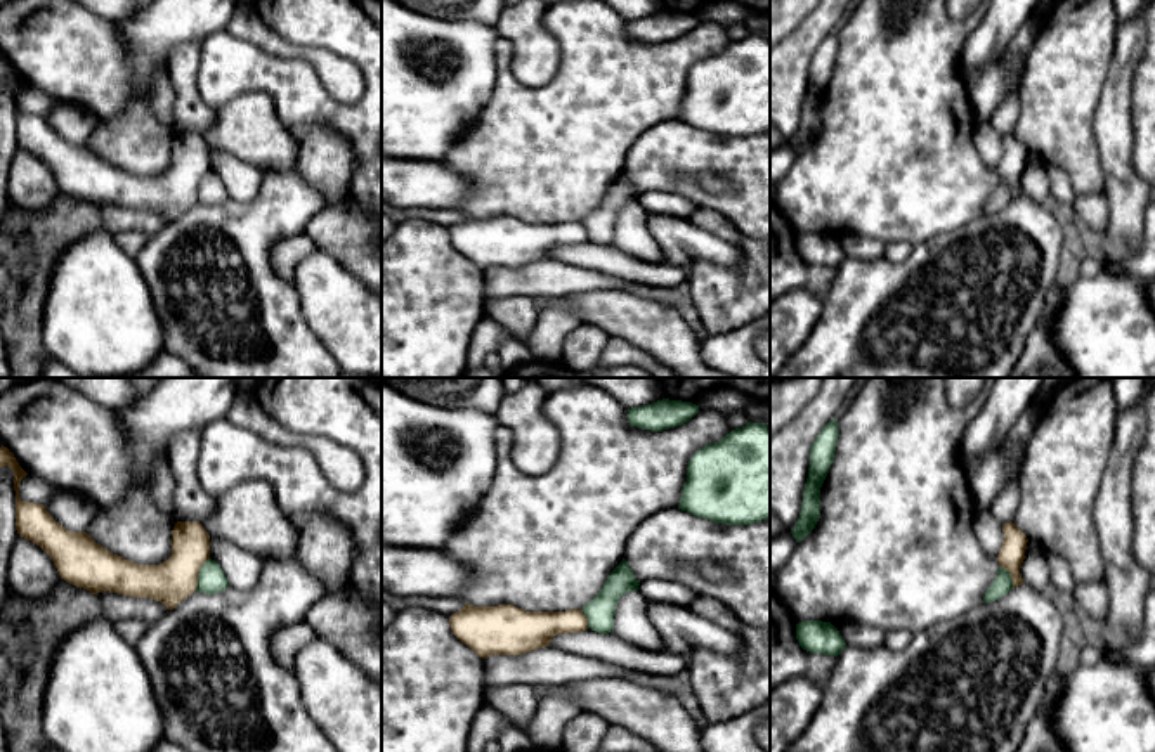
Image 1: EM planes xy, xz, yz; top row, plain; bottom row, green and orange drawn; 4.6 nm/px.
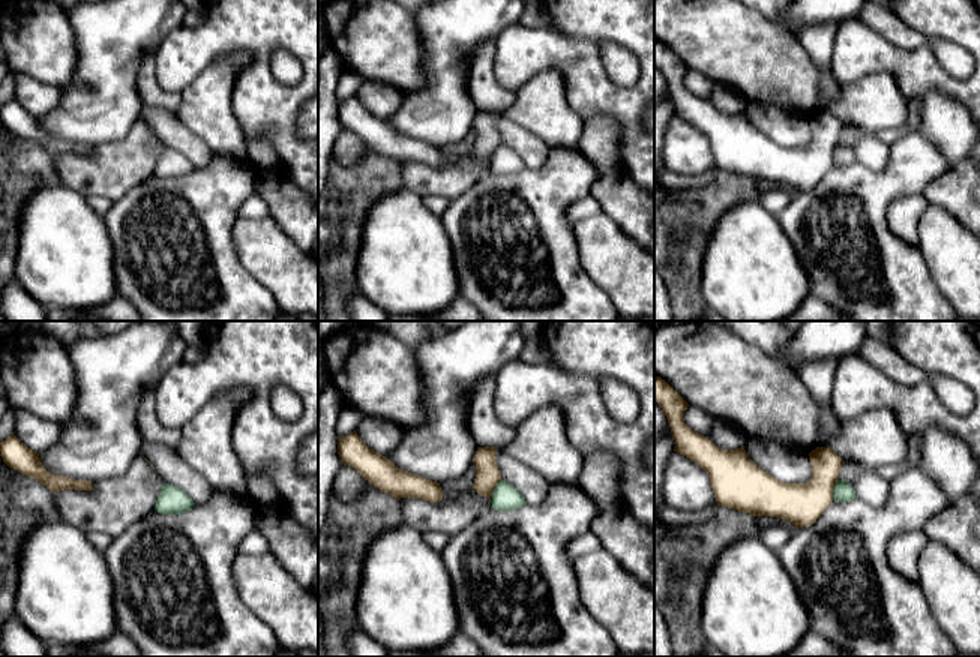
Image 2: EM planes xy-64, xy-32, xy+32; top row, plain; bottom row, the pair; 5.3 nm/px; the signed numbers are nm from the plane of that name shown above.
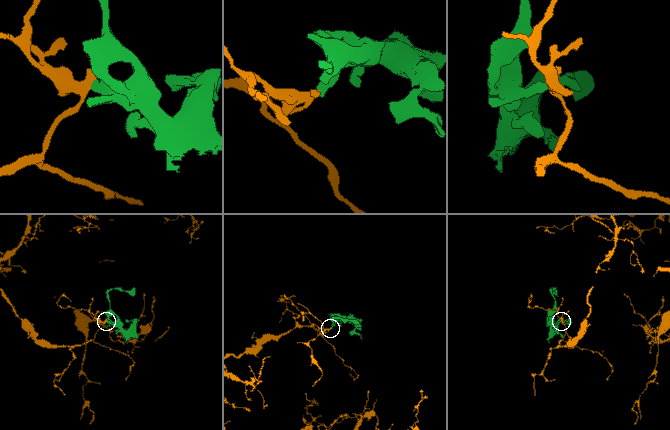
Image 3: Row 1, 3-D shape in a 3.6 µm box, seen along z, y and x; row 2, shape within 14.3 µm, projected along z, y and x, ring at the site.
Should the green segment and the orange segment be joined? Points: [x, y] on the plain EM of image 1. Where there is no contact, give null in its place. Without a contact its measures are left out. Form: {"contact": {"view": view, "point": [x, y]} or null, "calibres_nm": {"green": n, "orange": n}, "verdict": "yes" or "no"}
{"contact": {"view": "xy", "point": [198, 186]}, "calibres_nm": {"green": 130, "orange": 200}, "verdict": "no"}

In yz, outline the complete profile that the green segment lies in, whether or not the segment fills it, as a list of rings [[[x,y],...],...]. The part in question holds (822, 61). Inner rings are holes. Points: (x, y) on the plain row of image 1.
[[[832,31],[822,40],[815,54],[812,55],[801,125],[794,140],[791,142],[796,154],[801,154],[815,140],[820,130],[820,99],[834,73],[838,49],[838,31]]]

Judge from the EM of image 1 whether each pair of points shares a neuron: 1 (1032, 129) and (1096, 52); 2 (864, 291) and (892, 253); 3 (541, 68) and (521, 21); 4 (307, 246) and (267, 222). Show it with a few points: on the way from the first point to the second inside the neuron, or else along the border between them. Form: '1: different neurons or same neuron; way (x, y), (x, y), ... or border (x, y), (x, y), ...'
1: same neuron; way (1051, 110), (1058, 103), (1060, 89), (1077, 71)
2: different neurons; border (914, 246), (904, 260), (890, 262), (883, 257)
3: same neuron; way (536, 56), (528, 33)
4: different neurons; border (304, 231), (273, 246), (271, 265), (280, 276)

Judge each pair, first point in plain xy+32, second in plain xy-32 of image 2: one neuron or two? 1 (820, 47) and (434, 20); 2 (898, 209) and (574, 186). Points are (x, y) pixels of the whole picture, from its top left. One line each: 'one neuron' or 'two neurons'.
1: two neurons
2: two neurons

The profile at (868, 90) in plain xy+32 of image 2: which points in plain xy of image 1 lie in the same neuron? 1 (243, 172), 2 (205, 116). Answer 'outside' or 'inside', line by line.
1: outside
2: outside

